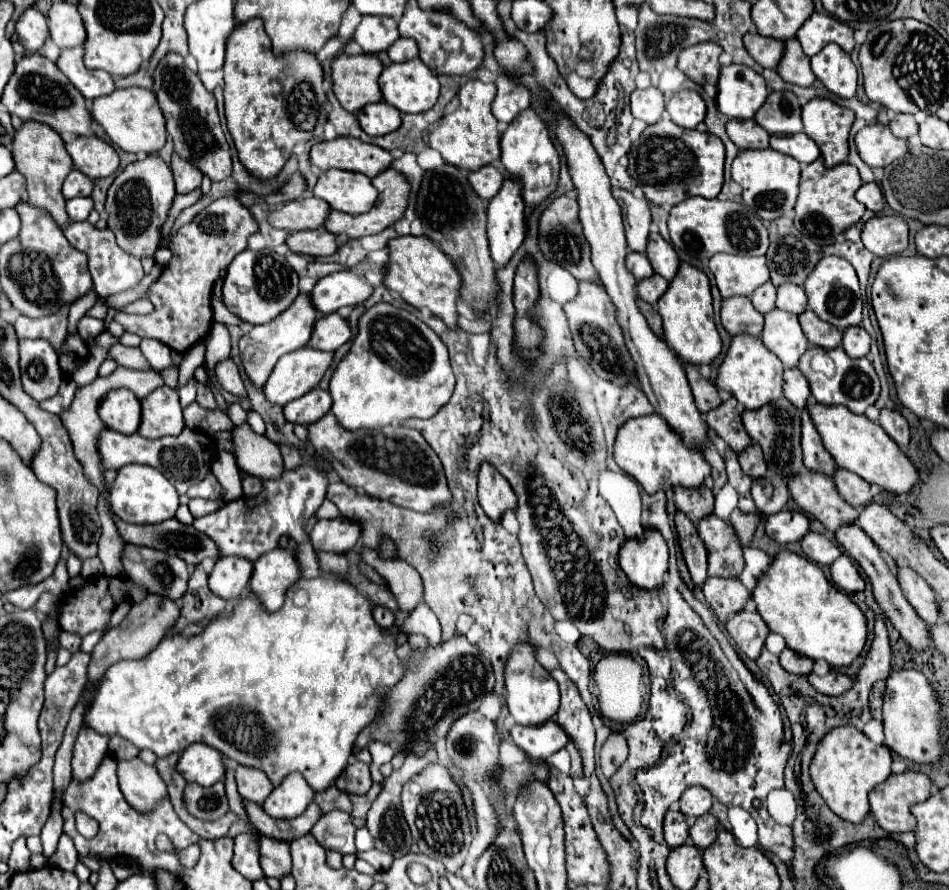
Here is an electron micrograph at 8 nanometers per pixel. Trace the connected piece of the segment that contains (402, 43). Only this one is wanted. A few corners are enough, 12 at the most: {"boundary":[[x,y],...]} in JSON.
{"boundary":[[399,38],[389,48],[391,62],[407,62],[419,54],[415,40]]}

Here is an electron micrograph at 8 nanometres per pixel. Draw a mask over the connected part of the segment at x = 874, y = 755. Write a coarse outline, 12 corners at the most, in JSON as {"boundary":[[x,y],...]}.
{"boundary":[[851,726],[833,728],[811,780],[847,822],[891,776],[891,752]]}

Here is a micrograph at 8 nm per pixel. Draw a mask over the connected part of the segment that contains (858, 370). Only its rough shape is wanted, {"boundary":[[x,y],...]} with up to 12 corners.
{"boundary":[[809,346],[799,370],[825,406],[863,414],[879,398],[879,378],[867,358],[829,350],[837,370],[813,372]]}

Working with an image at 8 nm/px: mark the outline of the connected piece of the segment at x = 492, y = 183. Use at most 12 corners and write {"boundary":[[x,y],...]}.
{"boundary":[[493,164],[469,174],[469,184],[491,200],[505,176]]}

